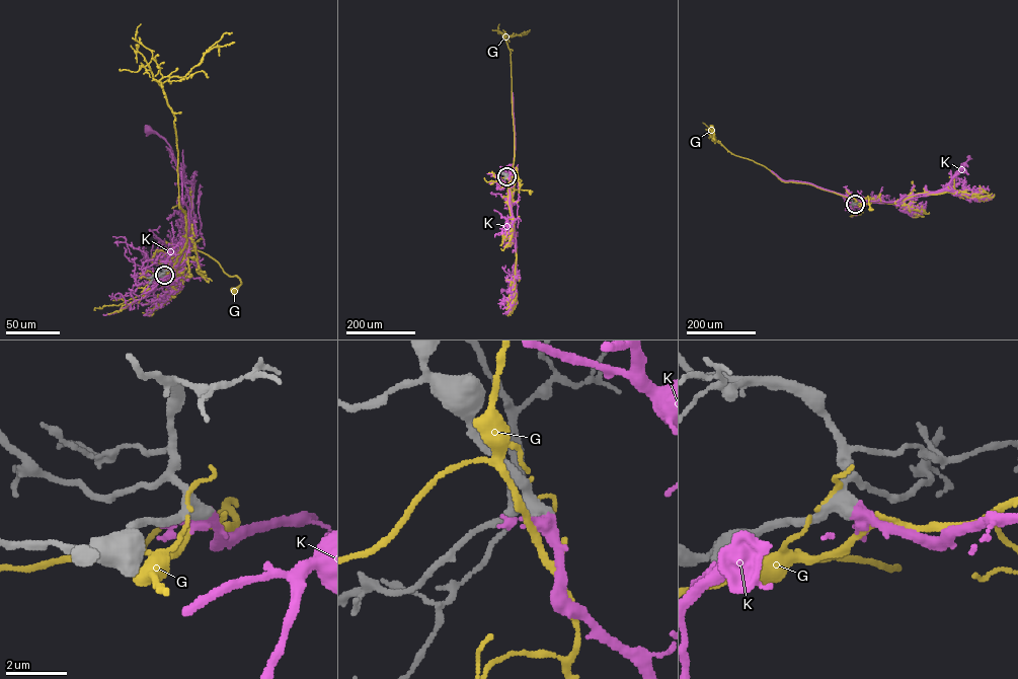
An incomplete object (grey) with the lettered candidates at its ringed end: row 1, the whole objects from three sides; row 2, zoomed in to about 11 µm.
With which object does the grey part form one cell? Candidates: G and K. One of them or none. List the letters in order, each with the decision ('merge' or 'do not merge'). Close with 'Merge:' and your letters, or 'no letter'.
G: do not merge
K: merge
Merge: K

